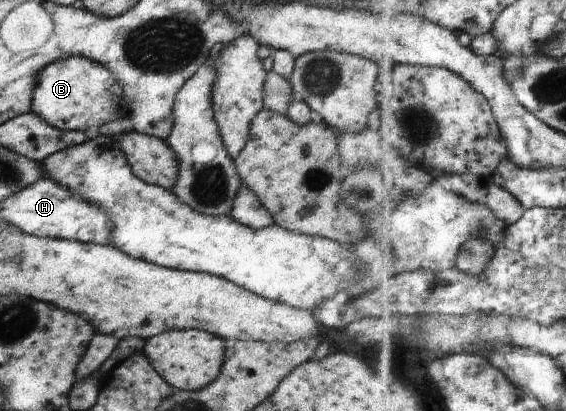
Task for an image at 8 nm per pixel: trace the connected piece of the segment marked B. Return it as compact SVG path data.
M83 56L63 57L63 59L51 61L37 73L29 111L39 115L51 127L63 131L79 130L90 138L97 135L97 130L102 125L129 115L123 90L111 75L111 71Z

